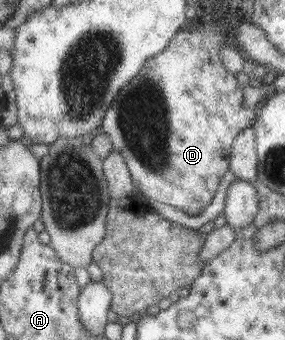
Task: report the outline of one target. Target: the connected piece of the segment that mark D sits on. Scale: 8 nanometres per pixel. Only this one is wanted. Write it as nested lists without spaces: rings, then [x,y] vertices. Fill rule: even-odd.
[[[197,23],[201,29],[195,29],[195,31],[189,31],[187,28],[182,30],[176,38],[173,39],[171,45],[167,50],[163,51],[159,55],[156,55],[153,59],[150,59],[145,69],[135,78],[132,83],[128,83],[123,90],[120,91],[119,97],[115,100],[113,108],[109,110],[107,116],[105,116],[104,127],[102,131],[110,135],[112,142],[114,143],[114,151],[125,156],[128,166],[130,167],[133,181],[137,188],[140,189],[141,194],[150,201],[159,201],[167,203],[167,205],[173,205],[173,207],[181,208],[181,211],[195,217],[199,215],[213,199],[215,191],[217,191],[217,185],[219,185],[219,179],[229,171],[229,149],[232,149],[232,143],[237,137],[239,137],[241,131],[247,130],[248,127],[253,125],[257,113],[253,109],[248,109],[243,105],[243,93],[239,89],[239,83],[237,79],[233,77],[234,73],[227,73],[225,67],[221,65],[221,59],[219,59],[219,47],[223,47],[228,41],[223,35],[223,29],[219,25],[203,25]]]

